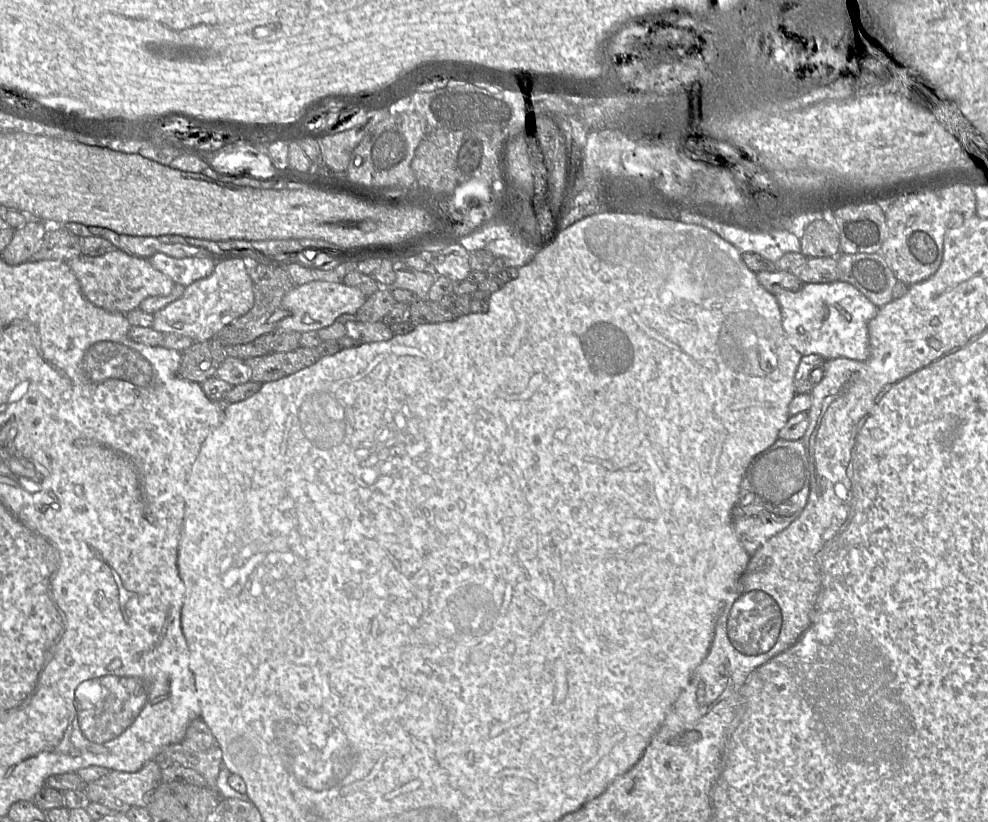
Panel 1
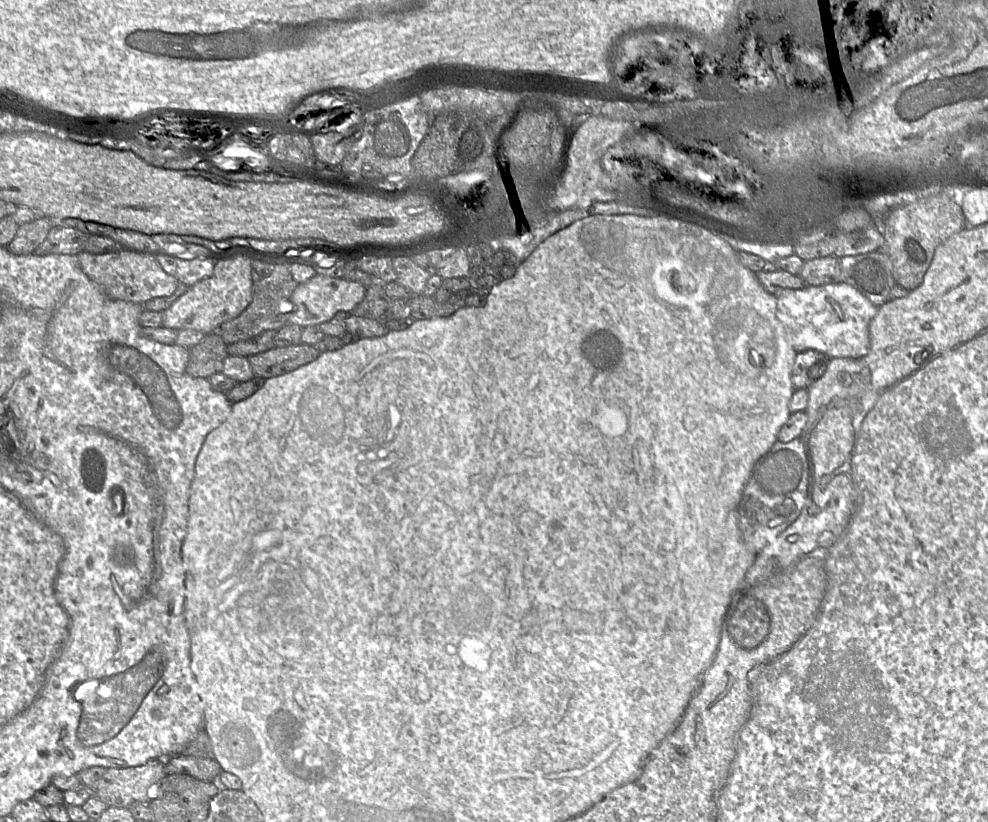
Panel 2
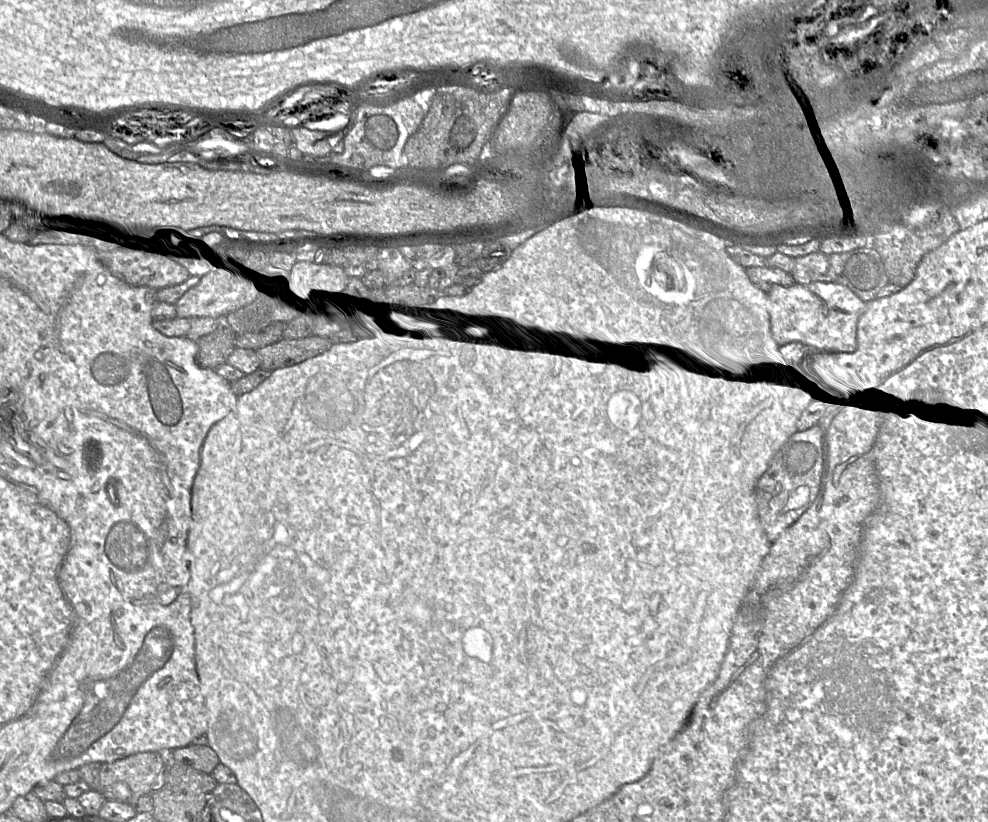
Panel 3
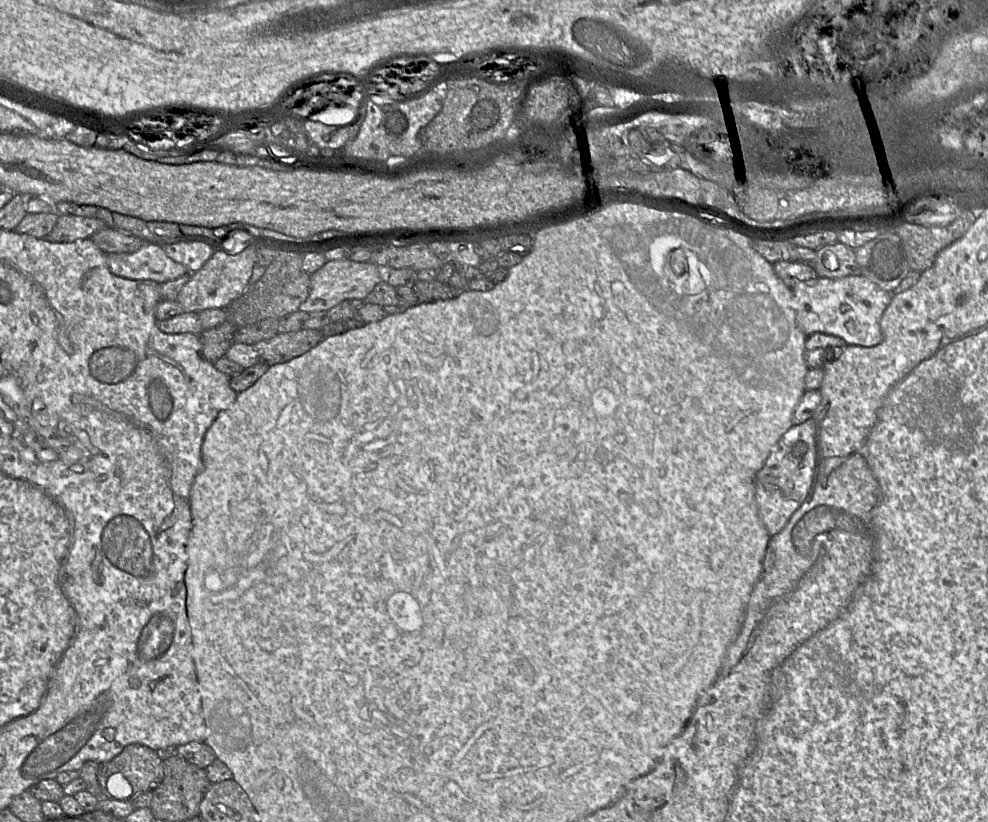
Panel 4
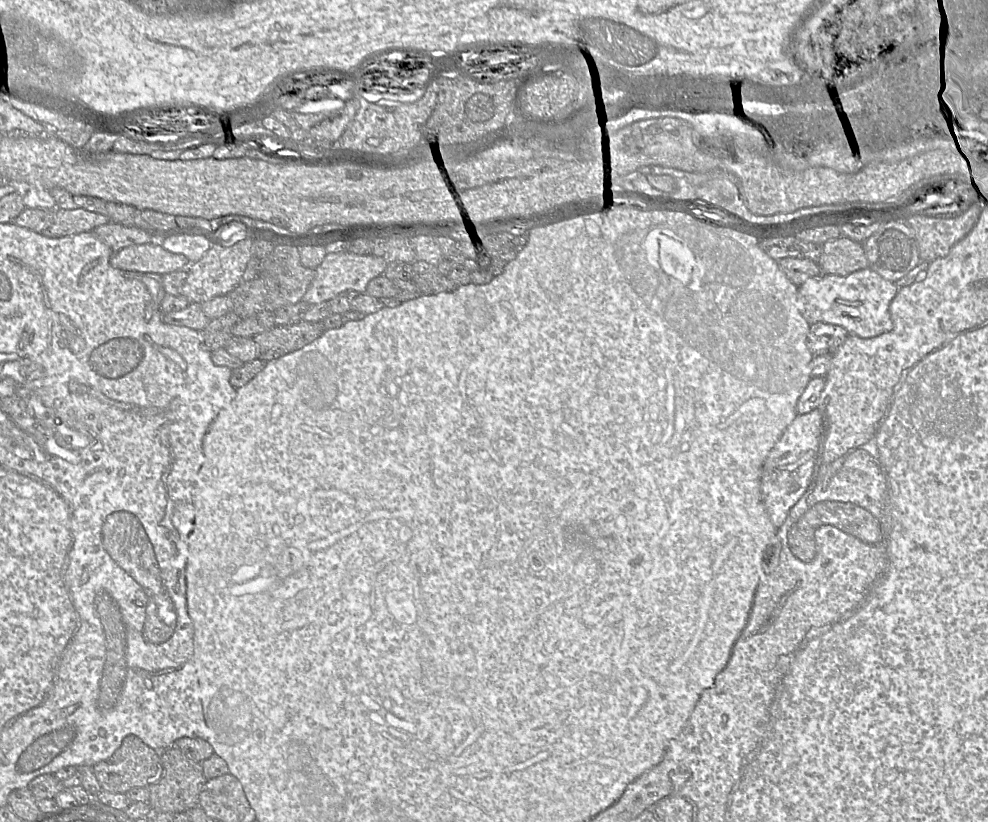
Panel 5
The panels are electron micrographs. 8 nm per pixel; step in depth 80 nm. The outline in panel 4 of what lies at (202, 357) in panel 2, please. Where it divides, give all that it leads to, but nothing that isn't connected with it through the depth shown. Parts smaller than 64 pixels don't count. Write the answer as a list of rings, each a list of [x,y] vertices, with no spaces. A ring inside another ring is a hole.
[[[228,321],[216,327],[203,330],[199,334],[202,344],[202,357],[213,364],[225,356],[228,349],[234,343],[235,330],[236,327]]]

